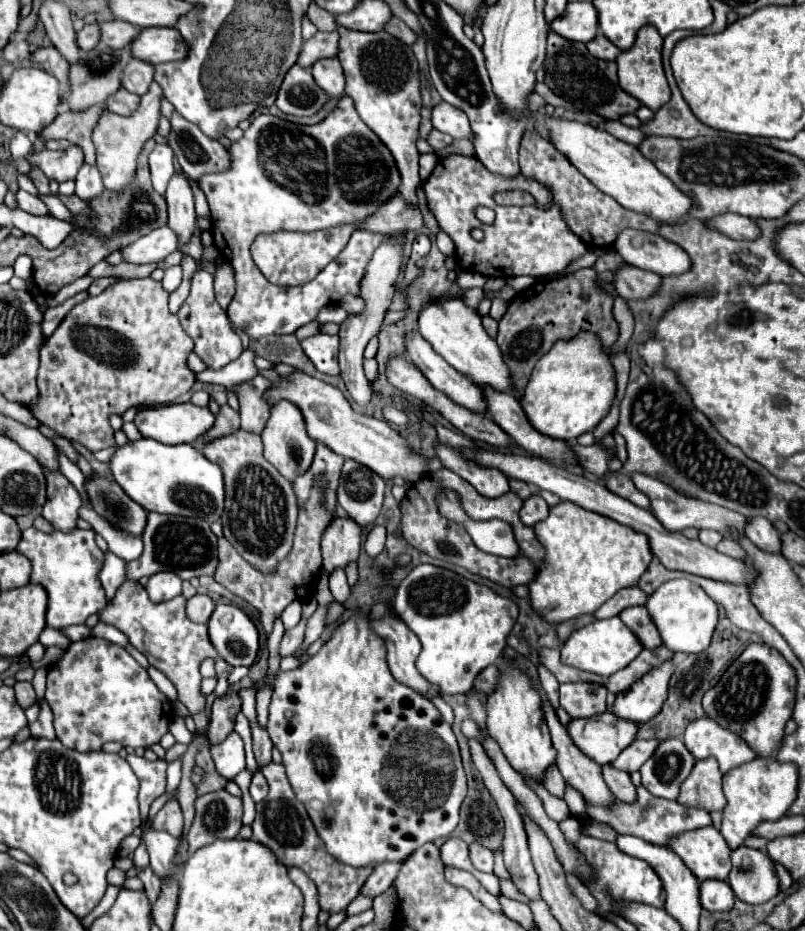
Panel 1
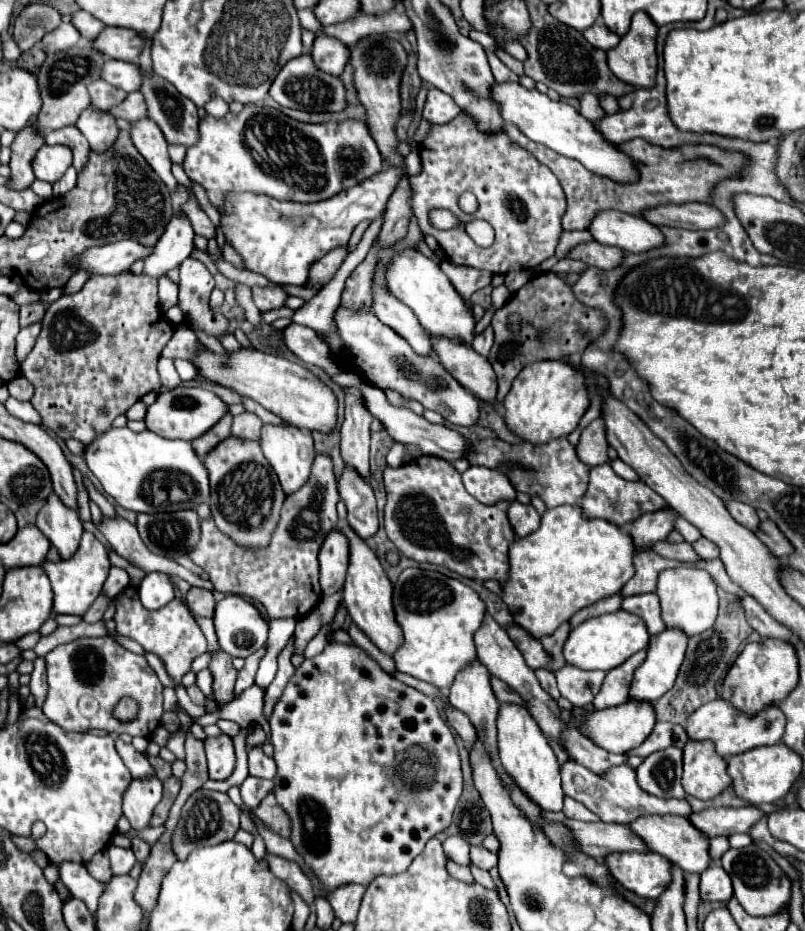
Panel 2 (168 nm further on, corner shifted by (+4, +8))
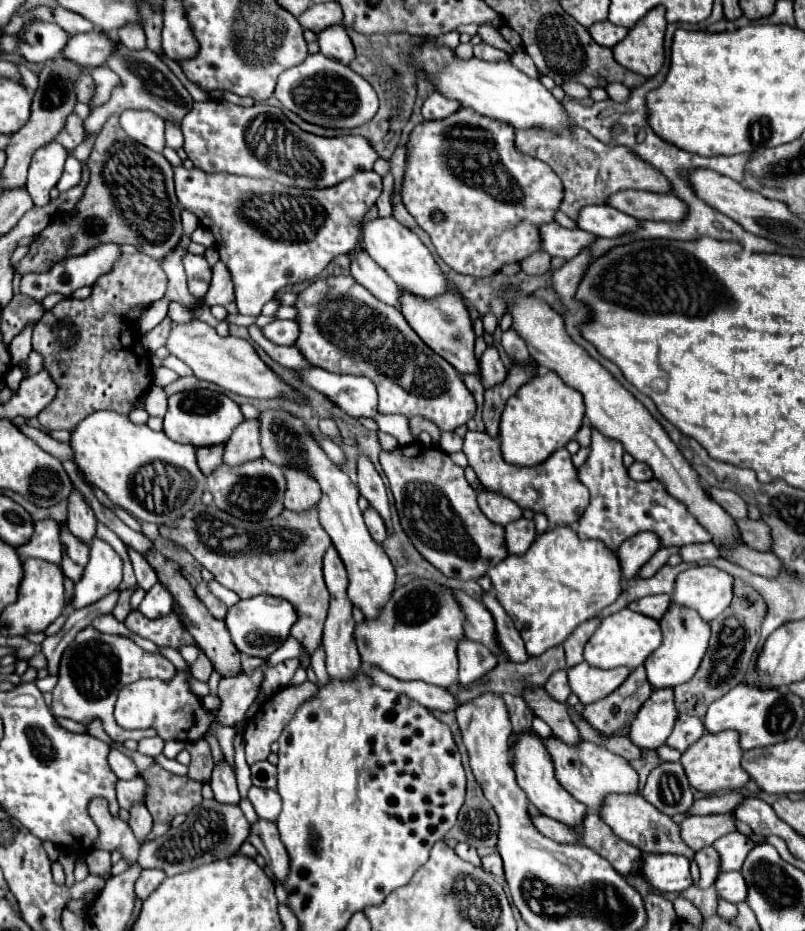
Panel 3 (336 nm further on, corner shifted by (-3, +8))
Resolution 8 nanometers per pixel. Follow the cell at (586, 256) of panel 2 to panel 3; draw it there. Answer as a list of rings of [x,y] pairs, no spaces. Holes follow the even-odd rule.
[[[551,222],[541,226],[541,240],[543,240],[543,250],[547,250],[551,256],[569,260],[581,254],[585,248],[591,248],[597,236],[591,236],[589,232],[579,228],[567,230],[567,228],[561,228],[557,222]]]

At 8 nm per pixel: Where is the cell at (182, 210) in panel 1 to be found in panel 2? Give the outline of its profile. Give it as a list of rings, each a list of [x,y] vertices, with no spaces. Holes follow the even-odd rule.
[[[182,214],[182,218],[172,218],[158,240],[158,244],[152,248],[150,256],[144,260],[144,272],[160,278],[166,276],[172,268],[178,268],[182,260],[186,260],[194,250],[194,230],[188,222],[188,218]]]

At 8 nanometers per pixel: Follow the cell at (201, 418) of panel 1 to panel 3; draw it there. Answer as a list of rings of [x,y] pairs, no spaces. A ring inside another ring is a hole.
[[[195,390],[193,392],[177,392],[169,396],[169,410],[163,420],[163,432],[181,444],[193,446],[211,446],[219,442],[227,442],[231,432],[243,422],[243,414],[239,406],[227,398],[225,394],[211,390]]]

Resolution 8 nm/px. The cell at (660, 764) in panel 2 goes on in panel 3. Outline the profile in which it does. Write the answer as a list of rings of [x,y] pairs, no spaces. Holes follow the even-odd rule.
[[[661,762],[653,768],[641,796],[669,816],[685,812],[693,804],[693,792],[681,762]]]

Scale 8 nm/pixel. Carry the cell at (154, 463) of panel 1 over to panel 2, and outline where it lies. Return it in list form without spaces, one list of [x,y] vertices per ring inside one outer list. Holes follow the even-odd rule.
[[[110,428],[84,448],[84,460],[100,480],[104,492],[124,510],[136,514],[188,510],[208,502],[210,496],[206,466],[186,440],[168,440],[150,430],[132,432],[130,428]]]

